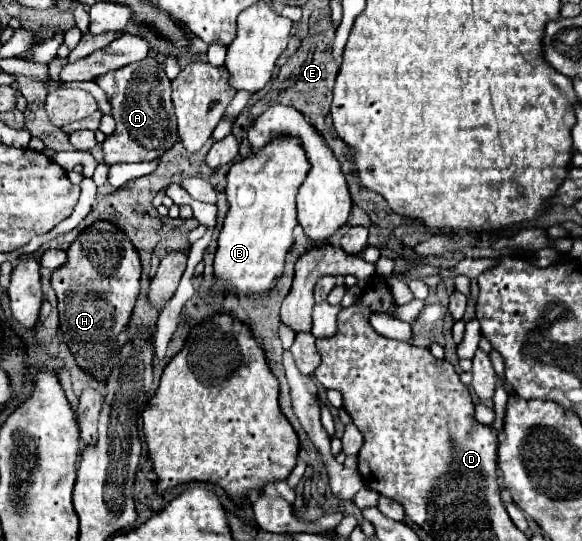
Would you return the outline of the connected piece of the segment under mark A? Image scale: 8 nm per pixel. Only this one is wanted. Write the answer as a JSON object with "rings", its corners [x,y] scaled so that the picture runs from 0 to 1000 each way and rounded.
{"rings":[[[253,104],[218,126],[184,133],[184,140],[174,140],[163,152],[184,170],[194,196],[194,218],[201,226],[198,248],[177,262],[184,303],[270,296],[297,274],[304,262],[304,229],[294,189],[294,152],[266,107]]]}

